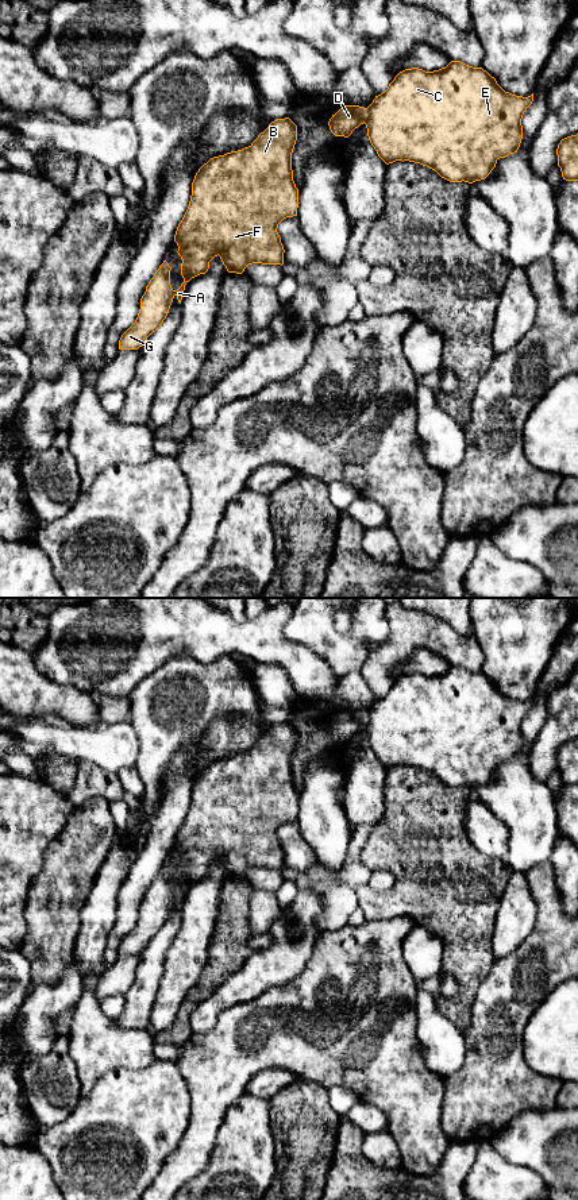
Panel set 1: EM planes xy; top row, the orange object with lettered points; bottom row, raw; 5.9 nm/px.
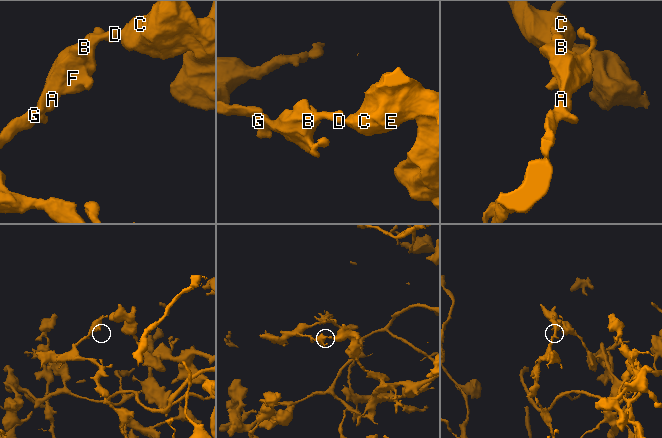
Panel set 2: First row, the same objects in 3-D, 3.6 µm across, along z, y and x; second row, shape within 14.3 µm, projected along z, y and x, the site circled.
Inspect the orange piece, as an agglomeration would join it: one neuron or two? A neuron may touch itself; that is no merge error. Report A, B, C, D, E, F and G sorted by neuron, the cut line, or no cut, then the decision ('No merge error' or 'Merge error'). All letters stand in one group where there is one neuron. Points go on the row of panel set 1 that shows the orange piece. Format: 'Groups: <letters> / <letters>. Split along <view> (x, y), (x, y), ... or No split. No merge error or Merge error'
Groups: A B D F G / C E. Split along xy (366, 108), (363, 122). Merge error

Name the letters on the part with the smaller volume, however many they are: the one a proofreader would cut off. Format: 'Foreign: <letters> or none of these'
Foreign: A, B, D, F, G

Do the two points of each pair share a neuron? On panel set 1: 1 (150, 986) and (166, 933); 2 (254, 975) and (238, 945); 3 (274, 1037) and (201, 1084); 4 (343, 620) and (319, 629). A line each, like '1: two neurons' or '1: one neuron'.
1: one neuron
2: two neurons
3: one neuron
4: two neurons

